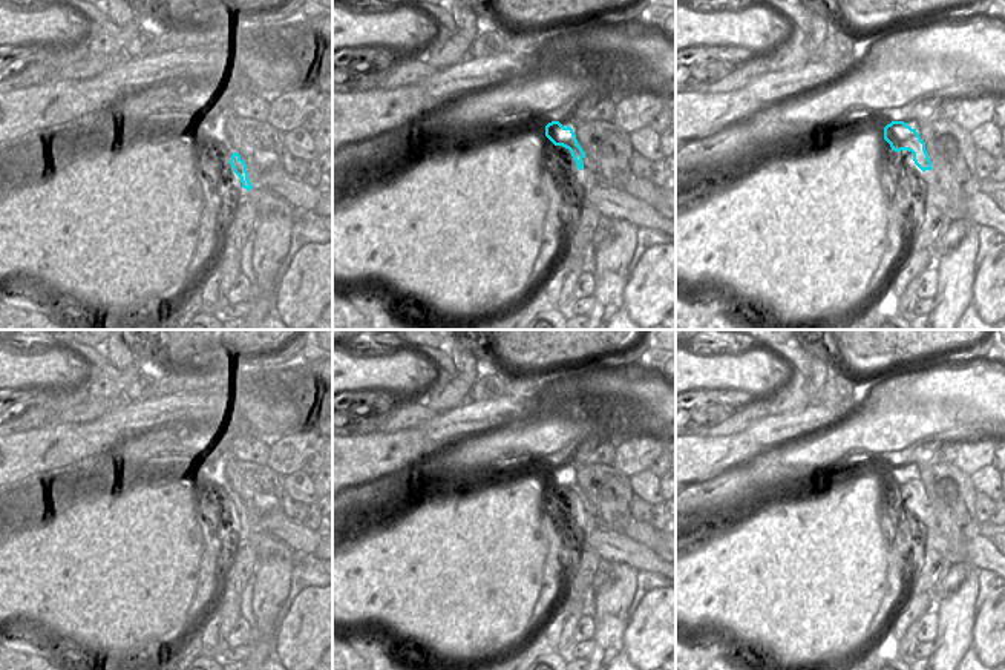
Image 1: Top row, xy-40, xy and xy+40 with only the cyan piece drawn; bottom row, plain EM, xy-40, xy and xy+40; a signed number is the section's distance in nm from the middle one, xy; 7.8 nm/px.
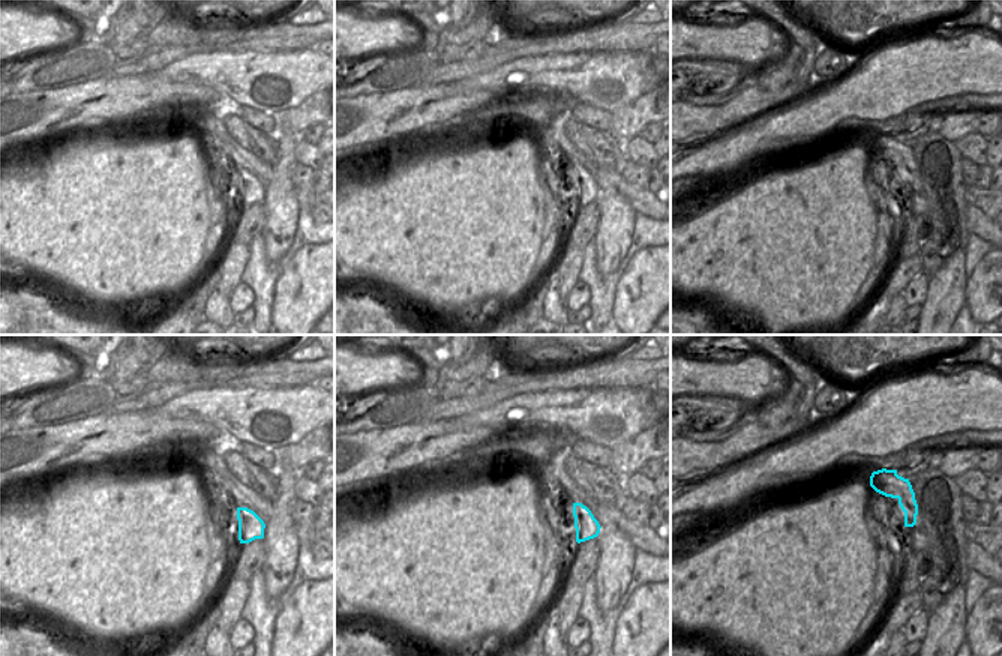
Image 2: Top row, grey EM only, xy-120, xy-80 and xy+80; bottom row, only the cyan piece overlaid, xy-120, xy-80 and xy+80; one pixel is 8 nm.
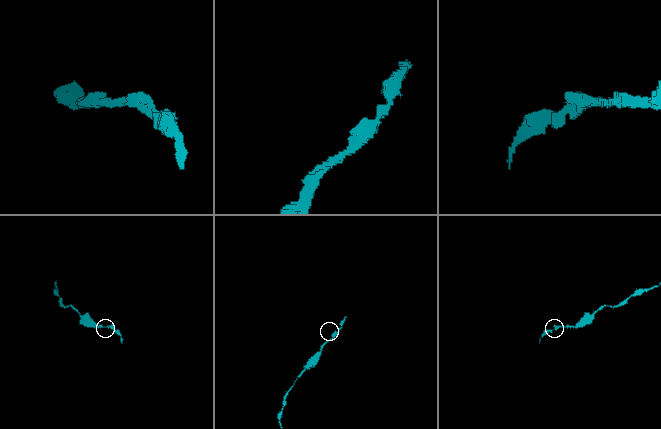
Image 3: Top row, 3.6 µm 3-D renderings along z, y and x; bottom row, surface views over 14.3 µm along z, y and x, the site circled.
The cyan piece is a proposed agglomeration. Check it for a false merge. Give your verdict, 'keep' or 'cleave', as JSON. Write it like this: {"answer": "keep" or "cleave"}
{"answer": "keep"}

